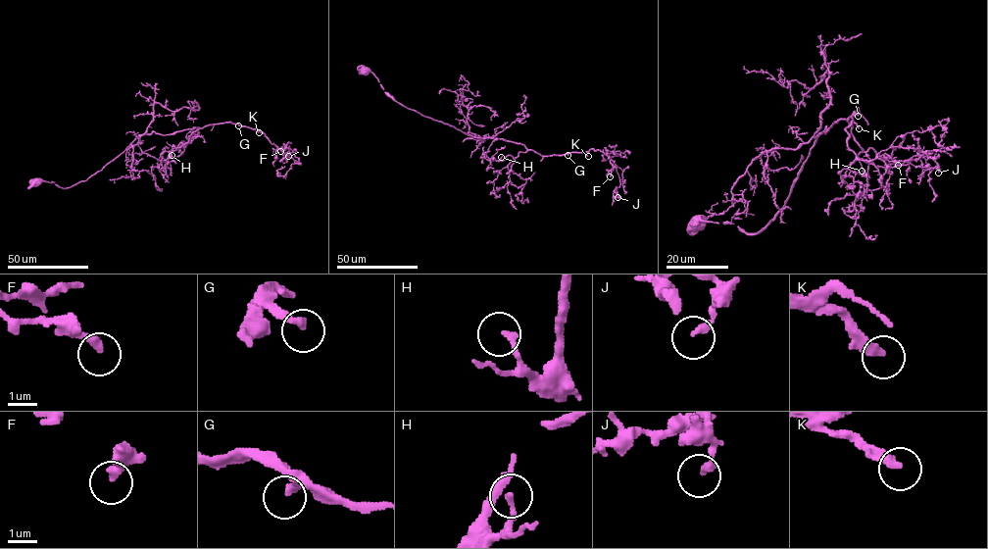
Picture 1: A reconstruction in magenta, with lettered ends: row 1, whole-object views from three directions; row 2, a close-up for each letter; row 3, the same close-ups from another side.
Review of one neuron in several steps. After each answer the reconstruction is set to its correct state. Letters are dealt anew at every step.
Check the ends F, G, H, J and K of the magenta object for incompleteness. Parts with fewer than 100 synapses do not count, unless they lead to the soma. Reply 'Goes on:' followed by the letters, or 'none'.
Goes on: G, K

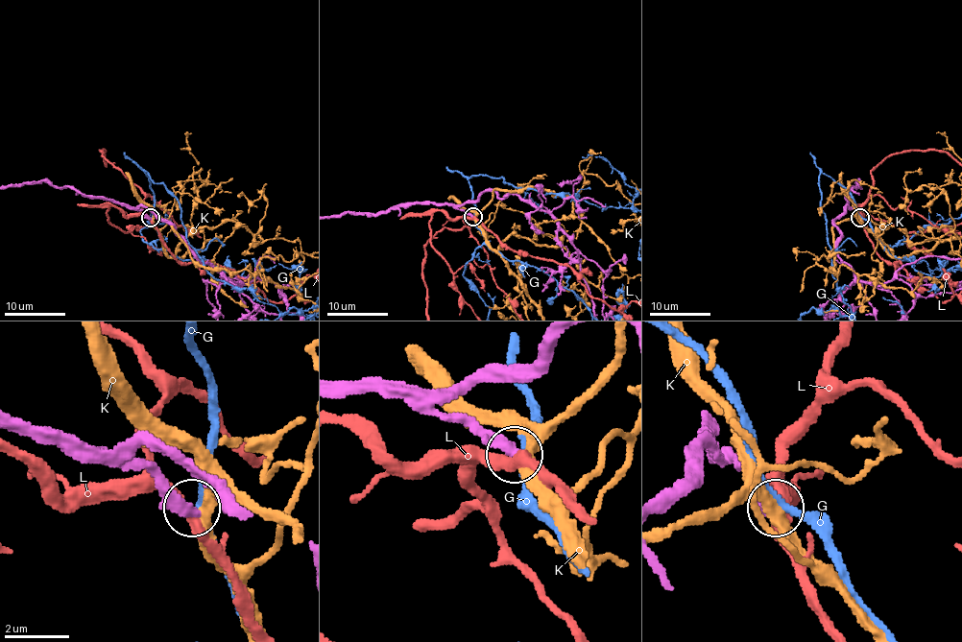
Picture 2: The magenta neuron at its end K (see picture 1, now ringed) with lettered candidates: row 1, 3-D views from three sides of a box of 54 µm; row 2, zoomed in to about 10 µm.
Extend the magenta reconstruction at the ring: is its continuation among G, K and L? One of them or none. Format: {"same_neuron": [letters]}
{"same_neuron": []}

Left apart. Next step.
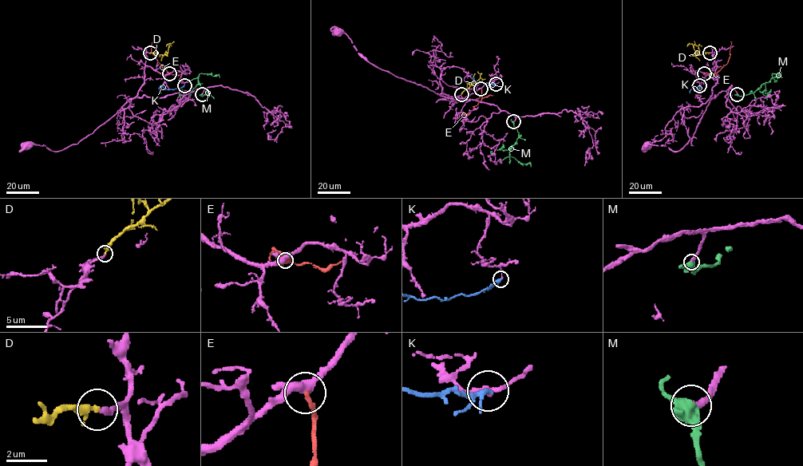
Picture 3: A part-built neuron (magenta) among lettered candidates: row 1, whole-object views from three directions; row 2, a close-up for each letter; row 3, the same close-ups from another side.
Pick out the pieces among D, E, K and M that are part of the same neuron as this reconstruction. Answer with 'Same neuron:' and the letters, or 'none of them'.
Same neuron: D

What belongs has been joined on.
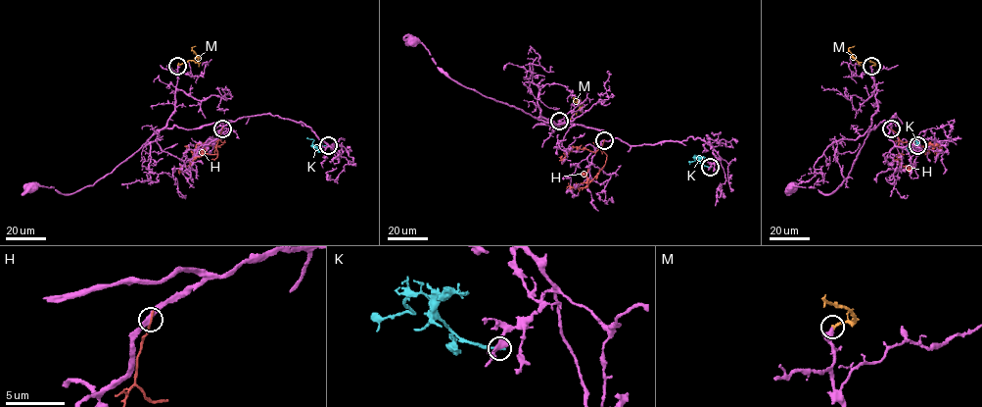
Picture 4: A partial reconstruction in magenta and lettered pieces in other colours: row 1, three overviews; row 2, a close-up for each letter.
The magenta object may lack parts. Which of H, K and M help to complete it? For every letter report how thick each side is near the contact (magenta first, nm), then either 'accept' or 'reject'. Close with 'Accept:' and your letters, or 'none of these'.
H: calibres 320 and 240 nm; reject
K: calibres 380 and 240 nm; reject
M: calibres 280 and 200 nm; accept
Accept: M

